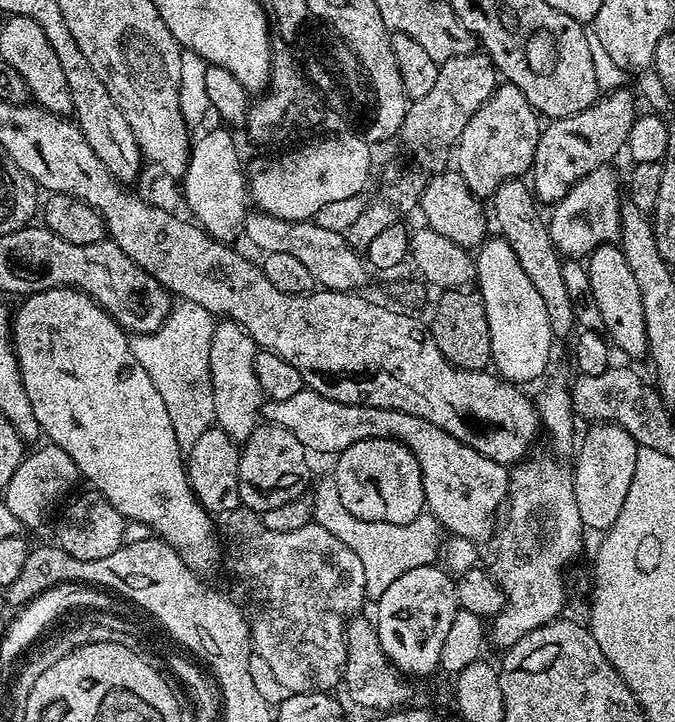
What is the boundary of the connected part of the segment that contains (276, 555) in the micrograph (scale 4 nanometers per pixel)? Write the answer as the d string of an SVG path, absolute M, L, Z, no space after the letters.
M243 506L226 512L222 520L224 520L222 524L222 536L224 538L224 550L226 552L226 566L242 580L248 592L249 602L248 604L246 603L246 615L252 634L253 651L262 656L262 658L269 663L269 667L273 669L275 677L277 677L278 681L286 686L291 693L331 691L332 687L336 684L338 686L343 679L346 650L348 649L345 645L344 634L347 621L361 609L359 607L362 602L365 603L367 599L365 594L365 575L358 554L354 553L354 550L350 550L344 542L339 541L330 530L318 526L315 522L302 526L299 530L292 530L289 533L279 533L276 530L270 530L259 513L253 511L252 508L245 508Z

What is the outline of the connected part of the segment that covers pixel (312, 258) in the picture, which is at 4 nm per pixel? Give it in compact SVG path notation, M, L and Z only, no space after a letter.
M252 212L247 215L245 220L245 237L262 251L265 255L278 258L297 258L306 270L310 271L313 281L327 291L346 292L359 289L359 285L364 280L365 263L361 255L351 249L346 242L346 237L341 232L329 230L320 226L315 220L286 220L278 219L277 216L266 215L261 212Z

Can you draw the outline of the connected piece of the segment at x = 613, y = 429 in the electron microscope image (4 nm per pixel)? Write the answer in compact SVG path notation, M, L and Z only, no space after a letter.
M596 422L592 429L579 441L580 453L574 459L575 494L578 498L578 512L585 529L592 528L603 534L614 526L618 514L622 514L622 502L630 494L630 482L634 482L634 466L638 445L626 430L614 423Z

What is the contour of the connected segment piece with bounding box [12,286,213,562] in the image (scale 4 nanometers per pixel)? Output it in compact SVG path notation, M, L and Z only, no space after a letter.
M47 288L45 292L34 292L23 301L20 309L15 309L12 322L12 335L16 342L16 356L20 360L20 369L22 370L22 382L26 386L26 394L30 398L30 403L34 405L34 418L38 418L41 433L57 448L66 450L74 462L77 473L89 480L91 487L105 496L122 514L125 521L134 524L145 524L150 531L159 539L165 540L167 544L181 553L185 560L195 562L199 558L200 552L204 552L212 544L212 520L213 517L198 502L198 498L193 494L191 486L188 484L188 473L186 471L186 460L182 455L182 441L174 434L174 426L170 422L170 414L166 414L166 402L162 402L162 394L150 382L150 374L142 370L142 362L134 358L132 345L130 343L129 333L120 327L111 314L101 308L95 300L89 298L85 292L79 288Z

